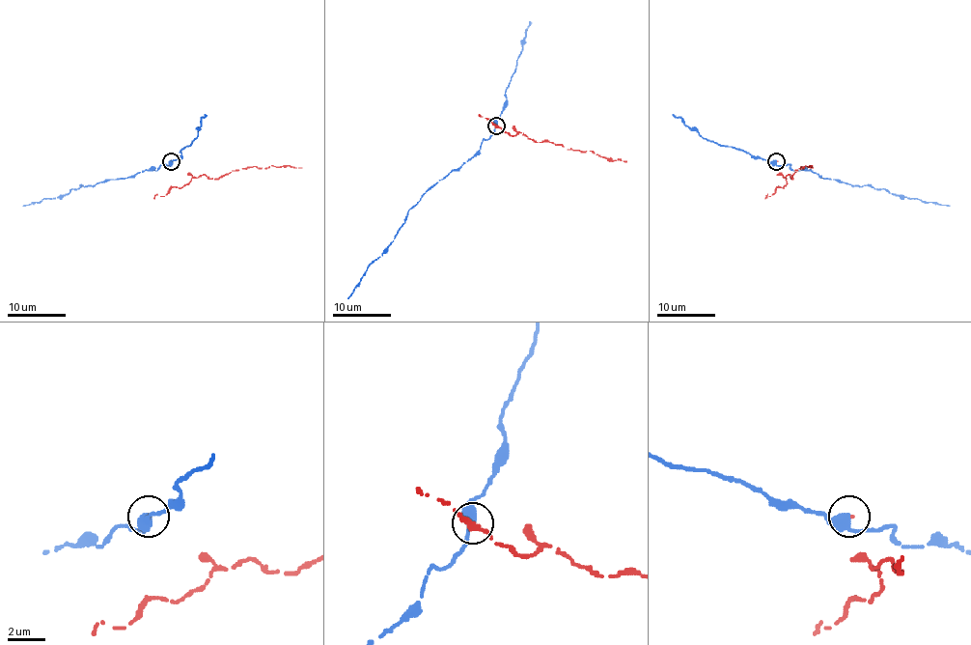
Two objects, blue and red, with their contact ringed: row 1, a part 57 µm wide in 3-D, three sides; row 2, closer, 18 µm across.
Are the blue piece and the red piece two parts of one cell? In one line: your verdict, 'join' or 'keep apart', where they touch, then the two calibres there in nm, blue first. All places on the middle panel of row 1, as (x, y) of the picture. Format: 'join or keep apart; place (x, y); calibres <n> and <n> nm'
join; place (496, 126); calibres 380 and 100 nm

